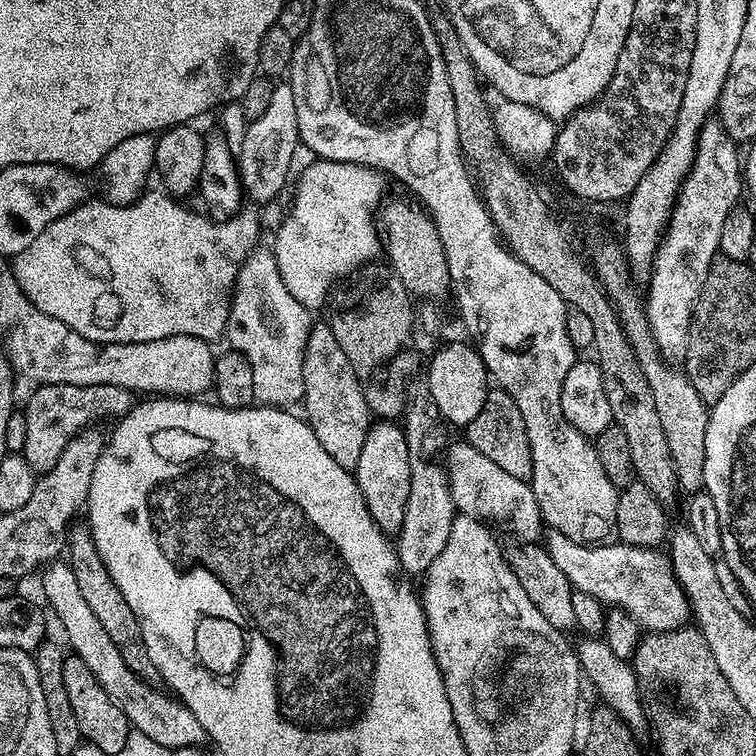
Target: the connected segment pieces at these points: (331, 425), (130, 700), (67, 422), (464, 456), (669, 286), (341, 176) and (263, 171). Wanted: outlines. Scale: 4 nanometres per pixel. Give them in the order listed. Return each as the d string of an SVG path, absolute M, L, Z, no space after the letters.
M313 323L312 333L306 342L305 361L302 362L302 378L304 379L303 415L314 430L318 442L338 466L355 470L358 458L362 454L362 442L366 442L366 434L374 417L368 411L362 386L358 382L358 374L354 366L350 366L350 358L338 346L338 338L334 338L331 323Z
M60 563L47 565L42 575L44 596L68 635L67 647L72 647L71 651L82 658L86 666L90 666L94 678L98 678L98 686L102 686L102 690L110 694L112 701L122 710L122 714L126 714L129 725L135 731L146 734L146 738L151 738L153 742L158 742L158 746L169 750L201 747L208 740L206 730L202 730L202 722L198 722L198 718L194 718L194 714L190 714L190 710L175 695L167 691L159 692L156 686L134 674L134 670L130 670L130 666L122 662L122 654L118 654L114 642L110 642L110 634L102 630L102 622L98 622L94 610L86 606L86 598L82 598L82 590L78 590L71 563Z
M41 384L31 389L32 397L28 400L28 405L22 408L26 418L26 442L24 443L23 457L32 469L38 474L43 474L51 470L54 462L62 454L64 447L69 444L79 432L83 432L89 427L92 420L100 420L103 416L119 418L129 412L134 407L133 393L126 391L122 386L66 386L65 384Z
M467 442L447 445L446 467L450 494L456 503L457 513L475 516L477 520L492 526L501 524L508 534L518 540L539 541L545 535L546 525L529 481L514 478L514 474L502 470L502 466L486 458L482 450L474 450L474 446Z
M709 118L697 140L697 154L688 176L681 182L664 236L653 259L652 275L646 281L648 296L644 309L658 342L658 350L669 362L683 361L688 349L690 322L700 297L706 274L717 259L726 214L741 203L742 152L728 136L719 119Z
M321 158L311 162L313 164L301 174L292 205L276 232L274 251L282 281L290 294L302 306L318 310L329 303L341 281L375 261L379 252L381 255L382 236L378 231L377 216L385 199L386 176L365 164Z
M291 83L276 84L270 107L262 118L249 123L242 142L238 145L240 182L249 197L256 200L272 200L288 184L288 171L300 144L298 109L294 106L294 90Z

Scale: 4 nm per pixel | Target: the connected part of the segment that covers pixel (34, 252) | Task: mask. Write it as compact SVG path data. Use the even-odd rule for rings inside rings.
M163 190L145 191L140 199L132 204L109 204L103 199L93 199L91 202L76 205L72 211L67 212L62 218L50 222L34 242L26 250L19 252L11 261L12 273L16 276L18 286L28 297L34 306L38 306L46 314L58 318L58 322L66 322L70 330L78 330L82 338L93 340L96 344L125 344L126 342L154 342L158 338L170 338L171 336L197 336L209 342L216 342L216 339L225 335L225 328L228 322L228 311L231 308L232 292L235 290L235 282L239 270L243 266L244 259L258 244L260 239L260 220L252 212L241 210L234 216L223 220L213 218L203 211L191 212L183 208L179 199L173 198Z

